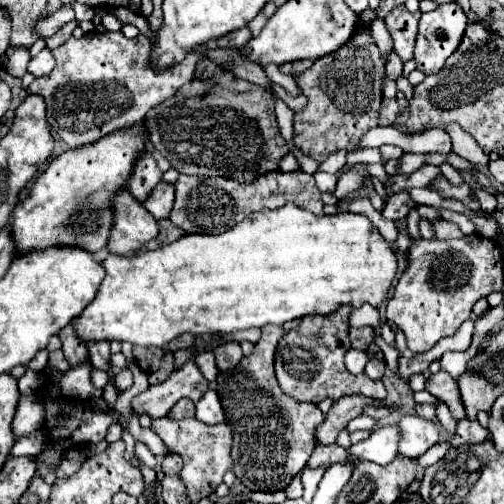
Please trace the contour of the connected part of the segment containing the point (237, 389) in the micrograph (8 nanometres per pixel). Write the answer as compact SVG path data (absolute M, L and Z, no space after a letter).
M300 321L262 327L262 337L254 345L252 355L242 357L242 371L220 371L216 377L220 403L226 423L232 429L234 475L254 491L284 491L290 481L304 469L316 447L316 427L324 421L324 413L314 403L300 403L284 395L274 375L274 353L280 337Z

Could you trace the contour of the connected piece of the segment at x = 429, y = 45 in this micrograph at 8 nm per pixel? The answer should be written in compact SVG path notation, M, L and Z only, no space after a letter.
M444 3L436 11L422 13L414 59L426 75L438 73L446 59L458 49L468 17L458 3Z

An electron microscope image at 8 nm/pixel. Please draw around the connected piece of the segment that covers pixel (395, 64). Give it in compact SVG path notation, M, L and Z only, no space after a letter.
M394 51L388 55L386 75L388 75L392 81L396 81L396 79L402 75L402 61L400 61L400 57L398 57Z

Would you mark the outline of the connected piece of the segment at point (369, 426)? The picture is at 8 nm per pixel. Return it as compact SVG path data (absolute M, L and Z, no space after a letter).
M356 417L356 419L352 419L350 423L348 423L348 431L350 433L354 433L354 431L372 431L374 427L376 427L376 419L374 417Z

